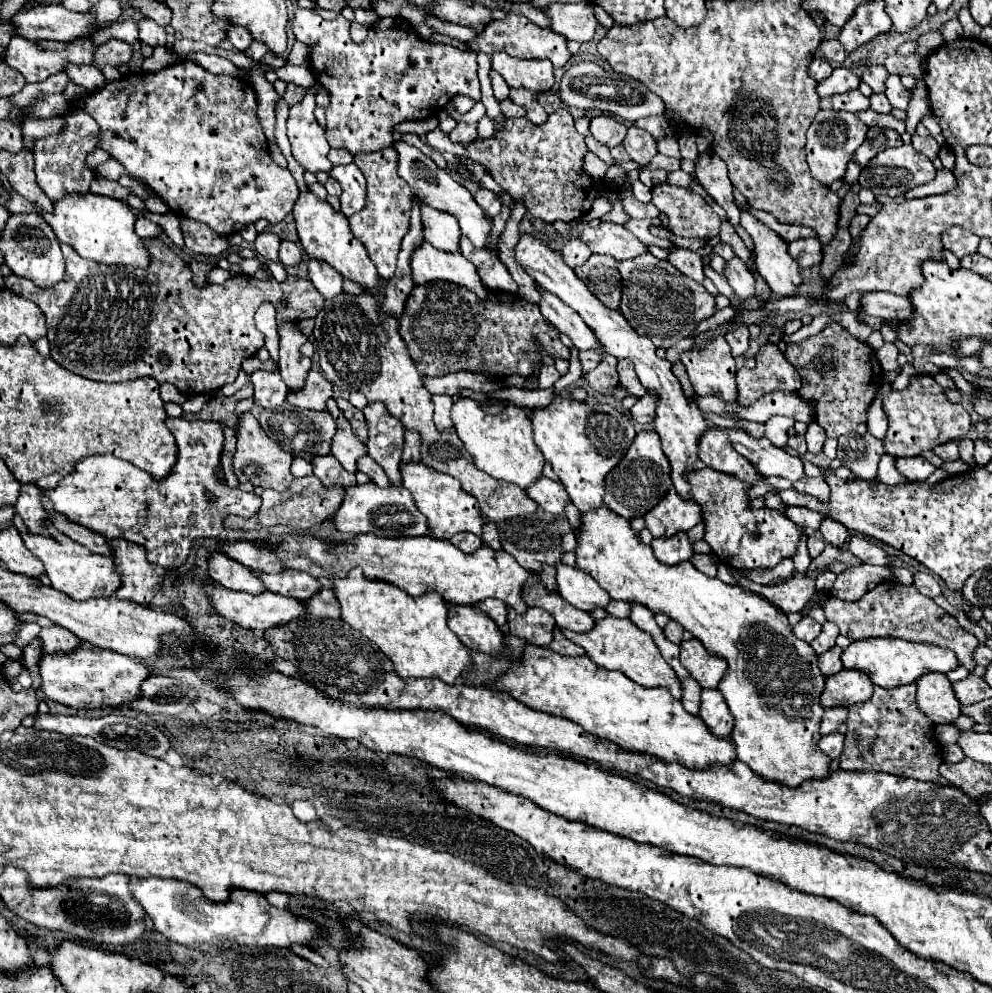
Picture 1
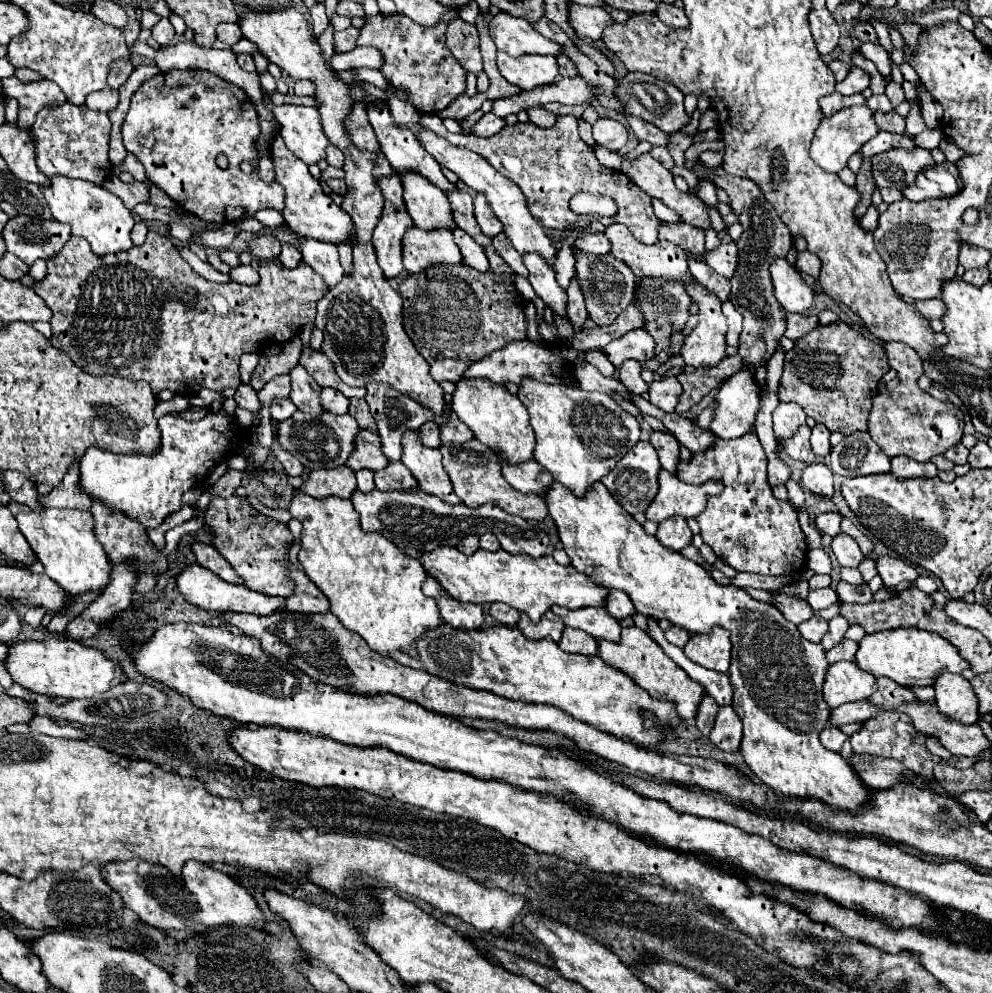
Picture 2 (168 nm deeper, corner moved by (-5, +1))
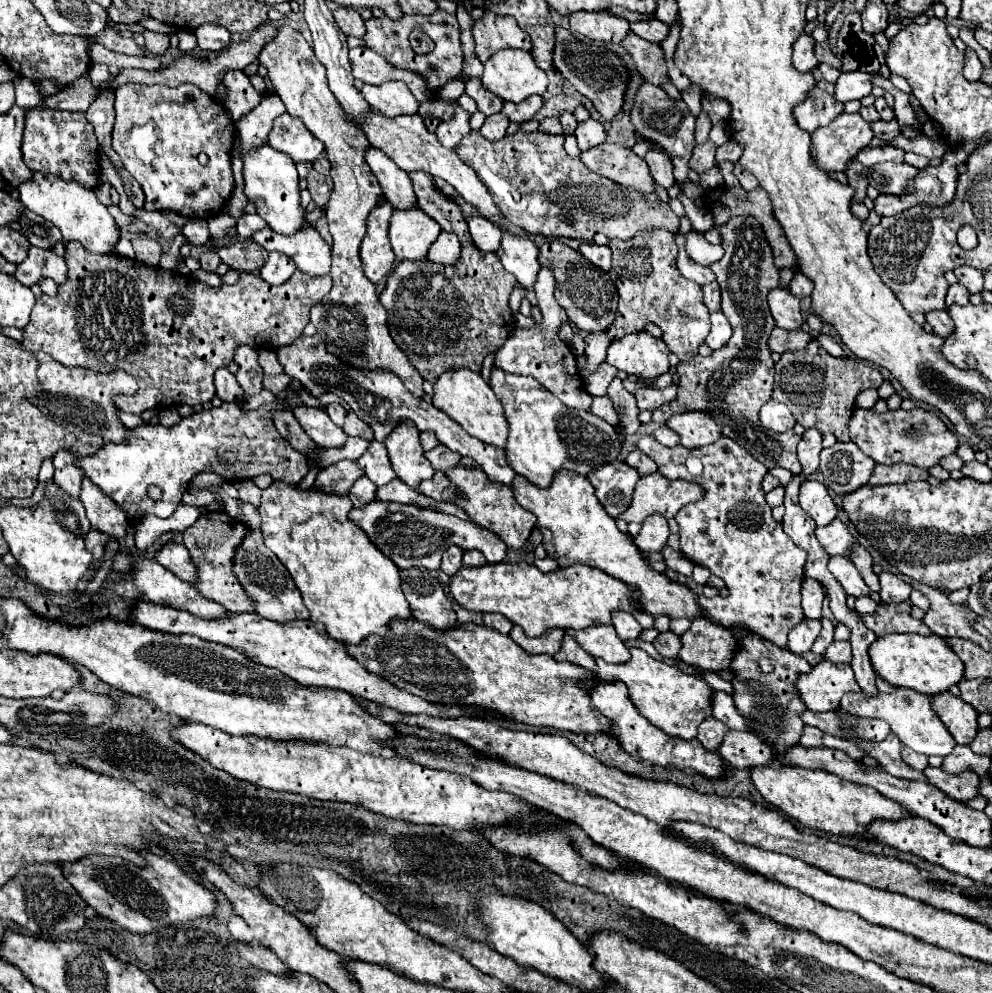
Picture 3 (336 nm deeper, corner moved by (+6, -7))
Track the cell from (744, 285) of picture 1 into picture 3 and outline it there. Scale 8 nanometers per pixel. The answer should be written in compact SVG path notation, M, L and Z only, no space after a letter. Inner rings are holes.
M694 230L686 234L686 252L688 252L688 258L692 258L694 262L698 262L702 266L710 266L724 256L722 246L710 244L704 238L704 234L698 234Z

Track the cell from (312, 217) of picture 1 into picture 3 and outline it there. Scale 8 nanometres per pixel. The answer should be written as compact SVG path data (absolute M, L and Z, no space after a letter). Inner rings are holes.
M264 144L262 148L252 148L242 154L244 168L244 194L248 202L254 202L256 214L268 222L268 226L278 234L294 234L304 226L306 210L300 208L300 190L298 190L298 172L290 156L278 152Z

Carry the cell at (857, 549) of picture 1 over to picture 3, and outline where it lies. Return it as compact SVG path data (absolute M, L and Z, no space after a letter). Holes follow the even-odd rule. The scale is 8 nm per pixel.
M882 572L880 574L880 598L882 602L886 604L900 604L900 602L906 602L910 598L910 584L904 582L902 578L890 574L890 572Z

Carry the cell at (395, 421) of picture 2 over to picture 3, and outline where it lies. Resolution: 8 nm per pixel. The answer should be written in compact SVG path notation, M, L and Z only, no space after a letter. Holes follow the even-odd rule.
M300 336L292 344L288 344L284 348L276 348L276 354L278 354L280 366L284 368L284 374L300 380L314 398L320 398L326 392L338 390L338 396L344 398L344 402L356 412L356 416L374 430L374 440L384 442L388 432L392 432L400 420L412 420L418 426L418 430L436 432L436 438L440 440L440 444L448 446L452 452L458 452L460 456L468 456L468 458L476 460L476 464L482 466L482 470L488 474L490 480L502 482L508 486L514 480L516 472L508 466L502 448L484 444L484 442L468 436L468 432L464 432L460 428L460 424L450 420L448 414L440 412L438 408L428 404L424 398L412 396L412 392L408 392L408 388L404 388L402 380L394 372L388 372L388 368L384 368L384 370L348 368L348 364L340 362L336 356L332 356L326 350L326 344L320 336Z

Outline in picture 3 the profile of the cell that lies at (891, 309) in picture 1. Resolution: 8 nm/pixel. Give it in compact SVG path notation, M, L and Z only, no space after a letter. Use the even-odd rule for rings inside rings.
M936 310L926 314L928 324L934 328L934 332L942 338L948 338L952 334L952 318L948 316L948 310Z

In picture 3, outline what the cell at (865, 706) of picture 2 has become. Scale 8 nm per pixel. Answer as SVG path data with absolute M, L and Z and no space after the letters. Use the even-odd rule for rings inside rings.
M894 688L892 694L878 692L876 696L868 696L862 690L848 692L842 696L840 708L852 716L858 716L858 718L886 720L890 724L892 732L900 738L900 742L904 746L912 748L914 752L926 754L926 756L948 756L956 744L952 740L950 732L944 728L942 720L936 716L936 712L932 712L932 696L912 692L910 688Z

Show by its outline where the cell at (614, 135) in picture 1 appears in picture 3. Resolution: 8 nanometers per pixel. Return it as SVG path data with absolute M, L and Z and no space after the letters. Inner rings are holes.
M588 118L584 122L578 122L578 128L576 128L574 136L578 140L578 148L588 150L588 148L594 148L594 146L602 144L604 138L606 138L606 132L604 132L604 126L598 120Z

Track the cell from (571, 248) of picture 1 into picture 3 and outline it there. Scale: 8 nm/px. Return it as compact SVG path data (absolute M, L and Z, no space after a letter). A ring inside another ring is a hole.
M582 242L580 248L578 248L578 252L580 252L584 258L588 258L594 266L610 272L610 254L612 254L612 252L610 252L608 246L598 246L598 244L594 244L594 242Z

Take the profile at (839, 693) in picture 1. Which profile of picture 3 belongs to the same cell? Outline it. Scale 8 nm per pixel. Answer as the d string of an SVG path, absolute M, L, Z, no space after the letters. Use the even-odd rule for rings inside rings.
M822 660L796 680L796 690L804 706L812 712L830 712L840 706L840 698L850 690L860 690L850 664L832 664Z

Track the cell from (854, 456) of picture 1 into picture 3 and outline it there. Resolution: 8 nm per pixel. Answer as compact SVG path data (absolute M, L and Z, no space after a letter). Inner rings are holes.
M836 442L832 448L820 452L820 472L824 476L824 486L836 494L850 494L868 484L870 474L874 472L876 462L866 456L854 442Z

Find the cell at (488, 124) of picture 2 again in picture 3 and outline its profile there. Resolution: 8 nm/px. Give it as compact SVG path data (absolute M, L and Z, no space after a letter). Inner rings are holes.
M498 112L498 114L486 118L486 122L482 124L480 132L482 132L482 136L488 138L488 140L500 140L500 138L506 136L508 124L510 124L510 120L508 120L504 114Z

